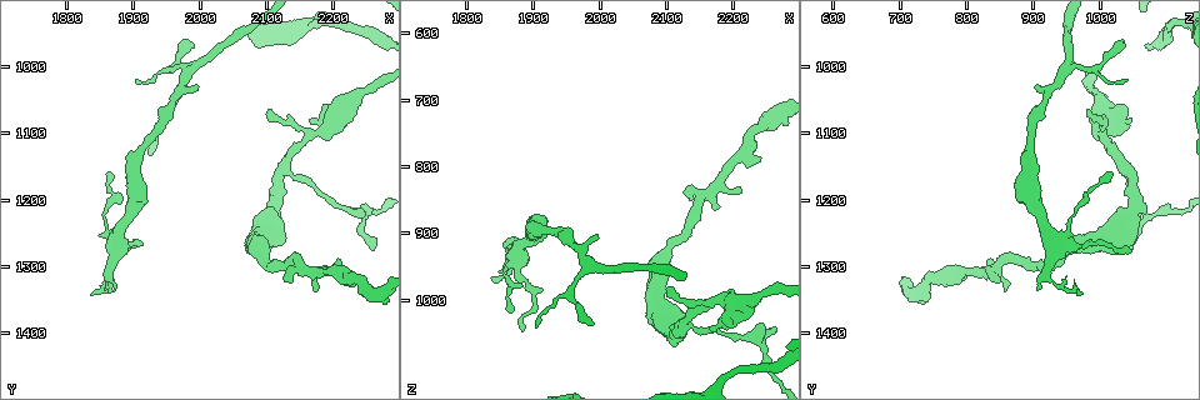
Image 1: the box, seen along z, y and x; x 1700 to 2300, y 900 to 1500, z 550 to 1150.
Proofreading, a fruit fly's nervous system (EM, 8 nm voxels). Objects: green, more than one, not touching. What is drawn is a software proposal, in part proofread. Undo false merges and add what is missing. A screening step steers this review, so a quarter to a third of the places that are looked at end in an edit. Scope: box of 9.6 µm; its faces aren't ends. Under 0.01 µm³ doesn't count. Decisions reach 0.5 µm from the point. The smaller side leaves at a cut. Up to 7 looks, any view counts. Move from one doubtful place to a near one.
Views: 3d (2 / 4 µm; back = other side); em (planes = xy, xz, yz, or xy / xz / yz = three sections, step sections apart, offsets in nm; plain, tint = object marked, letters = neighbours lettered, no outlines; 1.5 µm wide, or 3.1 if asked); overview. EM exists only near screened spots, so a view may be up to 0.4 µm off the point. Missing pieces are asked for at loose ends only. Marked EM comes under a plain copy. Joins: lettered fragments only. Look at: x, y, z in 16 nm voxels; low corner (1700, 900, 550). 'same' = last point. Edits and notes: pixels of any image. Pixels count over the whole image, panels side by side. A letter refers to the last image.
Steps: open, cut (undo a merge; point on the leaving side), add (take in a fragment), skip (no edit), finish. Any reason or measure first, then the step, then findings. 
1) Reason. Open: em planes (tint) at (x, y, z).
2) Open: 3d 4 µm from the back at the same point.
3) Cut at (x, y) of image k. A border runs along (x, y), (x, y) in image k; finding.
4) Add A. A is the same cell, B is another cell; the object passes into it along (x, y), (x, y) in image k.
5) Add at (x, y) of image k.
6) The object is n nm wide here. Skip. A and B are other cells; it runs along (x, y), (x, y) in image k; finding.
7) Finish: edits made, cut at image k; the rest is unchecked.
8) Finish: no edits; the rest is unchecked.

Free end. Open: 3d 2 µm at (2205, 1290, 830).

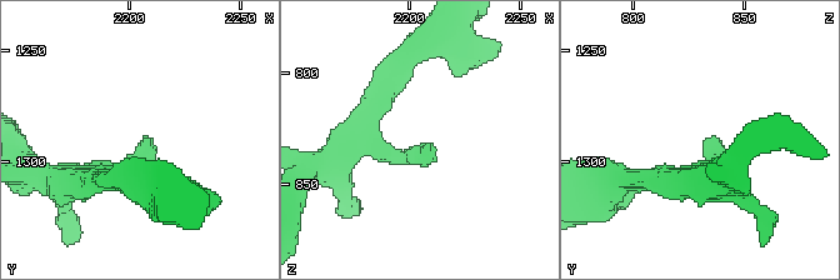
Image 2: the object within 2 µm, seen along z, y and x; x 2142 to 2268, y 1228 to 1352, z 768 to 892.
Now the EM. Open: em planes (letters) at (2209, 1288, 834).

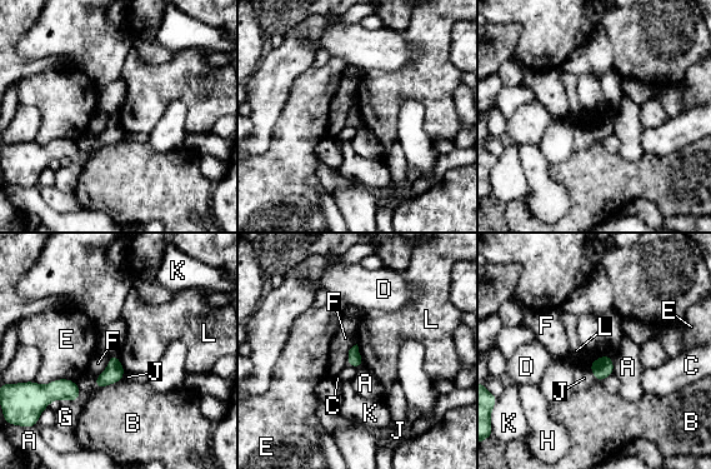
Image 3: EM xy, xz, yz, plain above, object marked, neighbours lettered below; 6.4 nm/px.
Skip. A, B, C, D, E, F, G, H, J, K and L are other cells; a border runs along (118, 354), (109, 357) in image 3; none of them fits.

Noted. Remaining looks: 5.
Branch stops here. Open: em planes (letters) at (1995, 1030, 905).

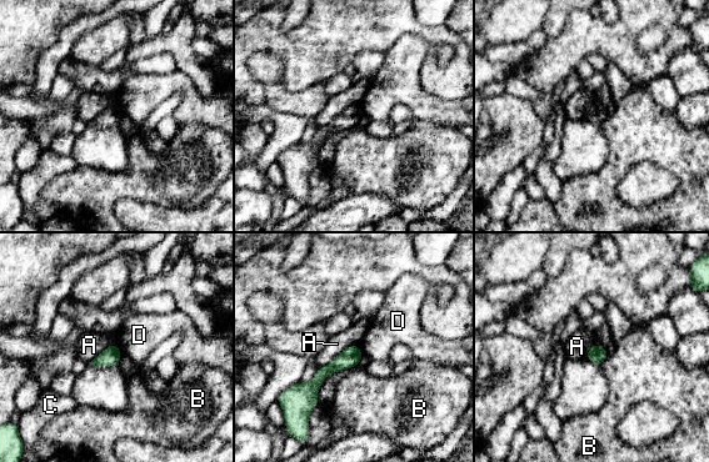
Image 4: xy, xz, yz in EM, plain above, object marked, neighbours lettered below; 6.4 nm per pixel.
The longest contact is with A, 320 nm. Skip. A, B, C and D are other cells; it runs along (357, 347), (306, 391), (290, 391) in image 4; none of them fits.

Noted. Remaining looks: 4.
Tapers out. Open: em planes (letters) at (2260, 1275, 1045).

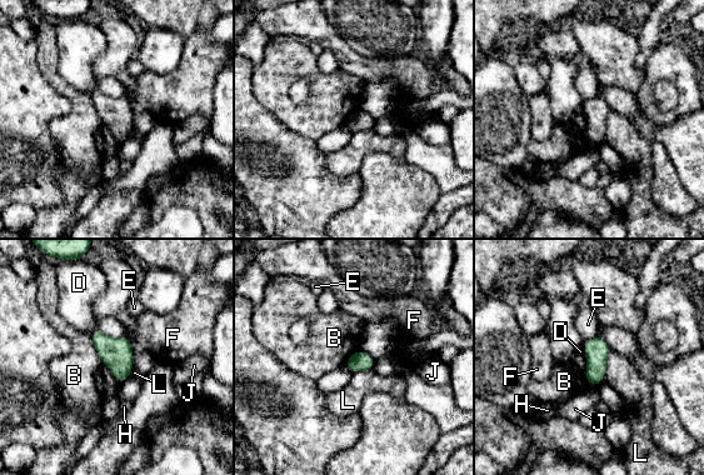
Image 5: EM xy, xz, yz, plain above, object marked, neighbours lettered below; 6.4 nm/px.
Skip. B, D, E, F, H, J and L are other cells; a border runs along (585, 378), (590, 386) in image 5; no lettered fragment goes on from it.

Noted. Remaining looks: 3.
Finish: no edits; the rest is unchecked.

